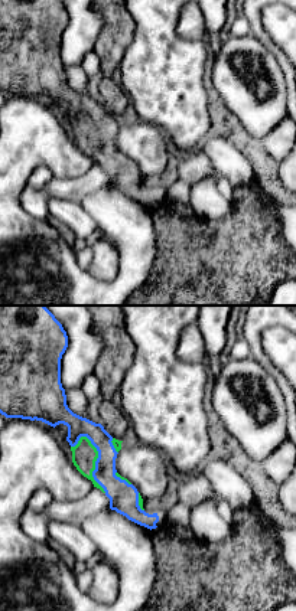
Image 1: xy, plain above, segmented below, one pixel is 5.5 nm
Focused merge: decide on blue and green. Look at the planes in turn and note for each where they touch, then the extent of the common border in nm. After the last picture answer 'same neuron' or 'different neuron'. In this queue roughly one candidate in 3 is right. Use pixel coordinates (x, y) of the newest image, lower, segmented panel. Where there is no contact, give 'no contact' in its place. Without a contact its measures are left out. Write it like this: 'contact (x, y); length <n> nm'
contact (96, 463); length 340 nm

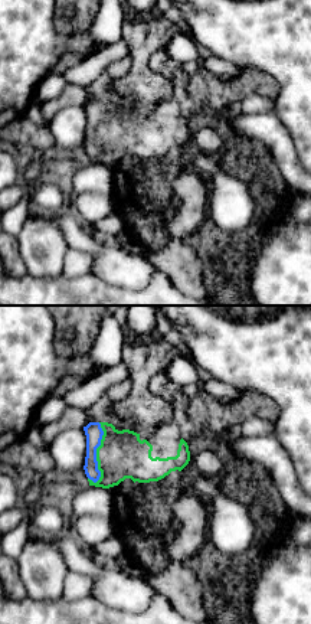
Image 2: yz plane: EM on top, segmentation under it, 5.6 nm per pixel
contact (95, 453); length 340 nm

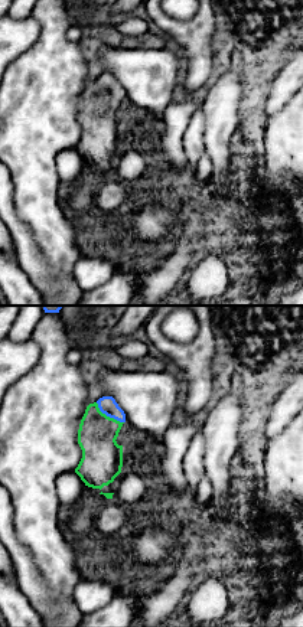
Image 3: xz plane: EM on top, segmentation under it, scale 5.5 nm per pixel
contact (108, 415); length 200 nm

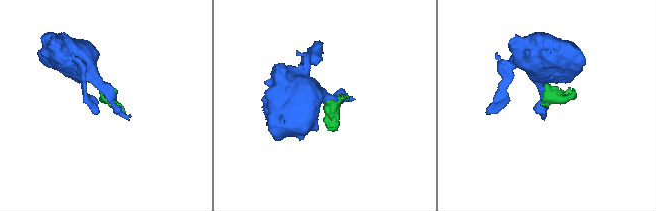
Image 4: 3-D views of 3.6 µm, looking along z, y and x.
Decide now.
same neuron

